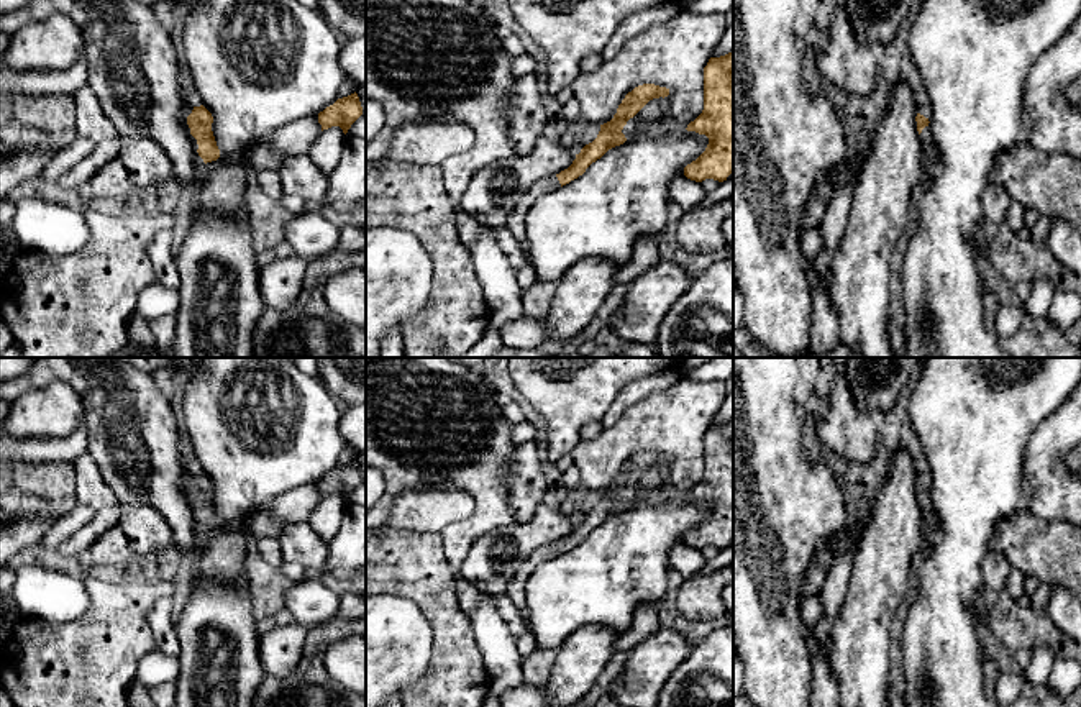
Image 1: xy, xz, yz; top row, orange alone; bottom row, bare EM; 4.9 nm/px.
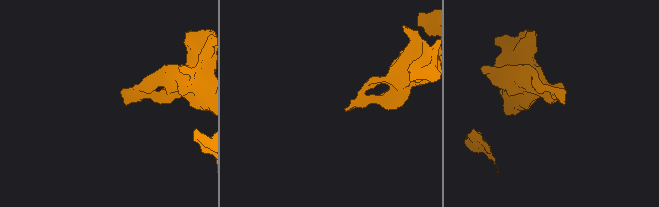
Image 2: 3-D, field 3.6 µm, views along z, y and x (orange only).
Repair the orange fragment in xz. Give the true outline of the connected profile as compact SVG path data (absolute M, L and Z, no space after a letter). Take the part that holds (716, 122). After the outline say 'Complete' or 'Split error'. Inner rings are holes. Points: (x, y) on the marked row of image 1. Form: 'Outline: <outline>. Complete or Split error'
Outline: M733 51L709 59L704 67L704 110L686 130L705 135L709 144L684 167L684 176L696 182L727 180L733 172Z. Complete

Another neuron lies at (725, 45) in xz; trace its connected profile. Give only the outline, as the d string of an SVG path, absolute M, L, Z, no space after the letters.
M733 20L727 23L727 30L715 46L712 57L720 57L733 51Z

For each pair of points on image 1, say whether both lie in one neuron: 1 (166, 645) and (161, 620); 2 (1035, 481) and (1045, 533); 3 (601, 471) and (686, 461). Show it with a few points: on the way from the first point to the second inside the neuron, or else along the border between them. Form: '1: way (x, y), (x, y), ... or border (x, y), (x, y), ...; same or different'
1: way (166, 638), (161, 627); same
2: border (1021, 509), (1044, 520), (1063, 522); different
3: way (622, 450), (630, 442), (665, 442); same

